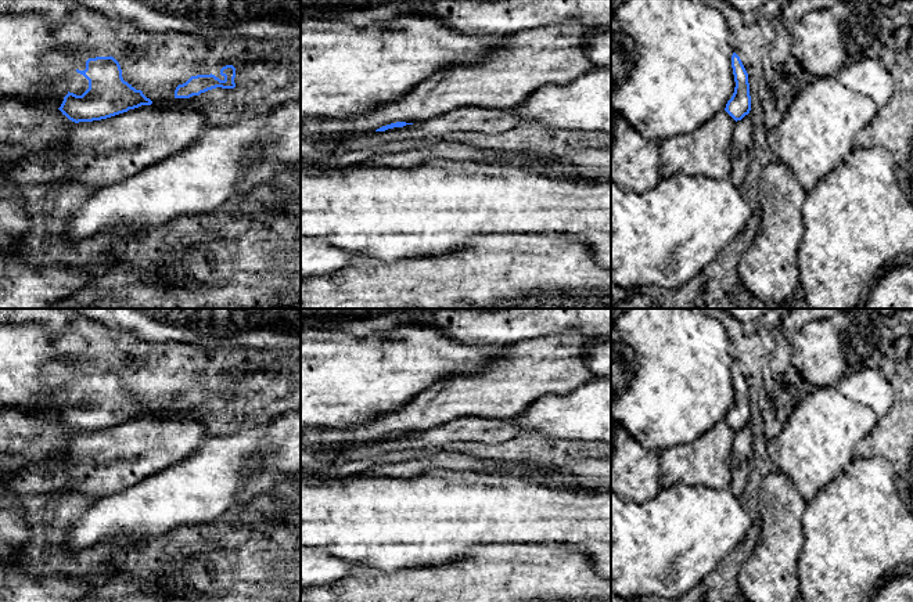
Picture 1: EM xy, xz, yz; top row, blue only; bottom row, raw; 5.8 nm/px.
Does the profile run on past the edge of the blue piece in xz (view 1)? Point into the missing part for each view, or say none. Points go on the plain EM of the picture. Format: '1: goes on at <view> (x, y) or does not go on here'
1: does not go on here

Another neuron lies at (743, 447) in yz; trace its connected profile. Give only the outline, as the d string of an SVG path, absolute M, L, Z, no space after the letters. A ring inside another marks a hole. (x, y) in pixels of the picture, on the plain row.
M748 423L741 430L736 432L732 448L730 489L737 497L740 497L747 487L752 457L754 457L754 443L752 443L751 425Z

